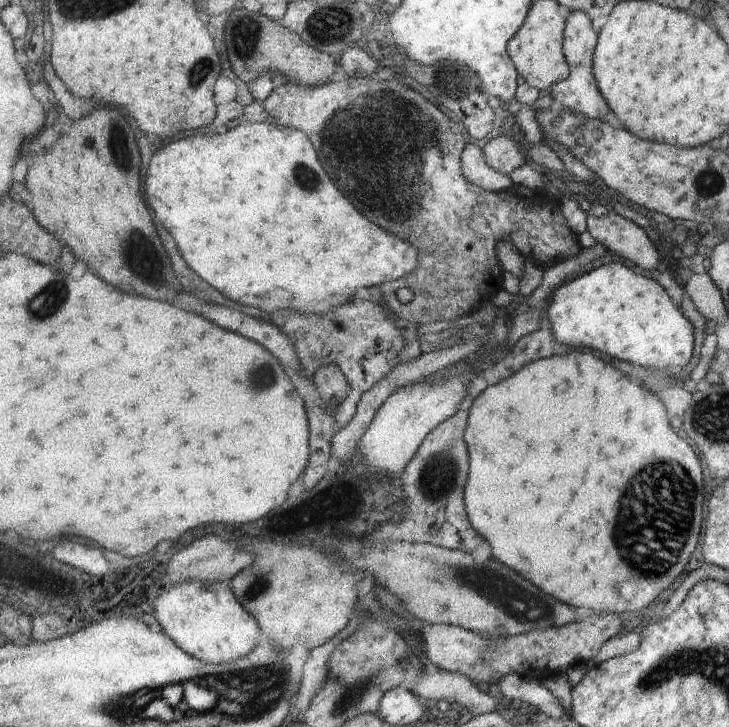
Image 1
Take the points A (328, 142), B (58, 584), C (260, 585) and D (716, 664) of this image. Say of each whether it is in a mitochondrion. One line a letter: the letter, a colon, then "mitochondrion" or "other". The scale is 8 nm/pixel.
A: mitochondrion
B: other
C: mitochondrion
D: mitochondrion

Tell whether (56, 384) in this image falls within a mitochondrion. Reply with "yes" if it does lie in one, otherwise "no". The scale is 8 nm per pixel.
no

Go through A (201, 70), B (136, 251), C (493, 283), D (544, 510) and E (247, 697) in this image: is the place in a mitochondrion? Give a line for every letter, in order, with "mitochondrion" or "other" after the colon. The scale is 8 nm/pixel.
A: mitochondrion
B: mitochondrion
C: other
D: other
E: mitochondrion

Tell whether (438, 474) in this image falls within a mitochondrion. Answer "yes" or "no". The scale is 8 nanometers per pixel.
yes

